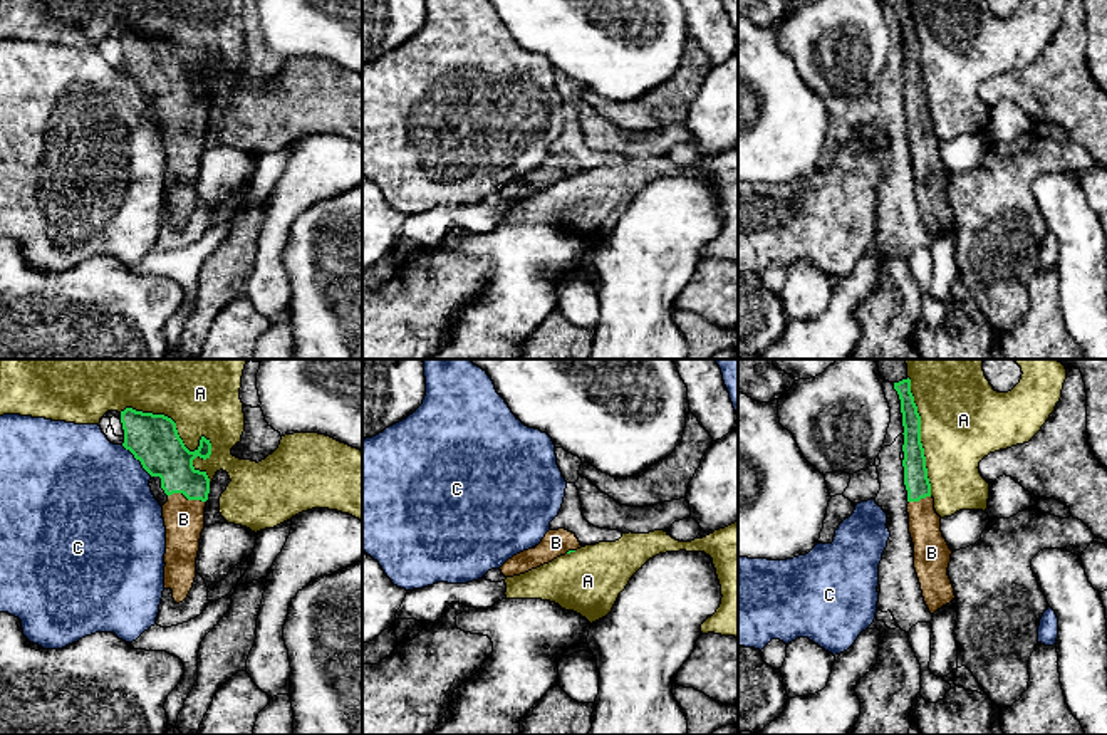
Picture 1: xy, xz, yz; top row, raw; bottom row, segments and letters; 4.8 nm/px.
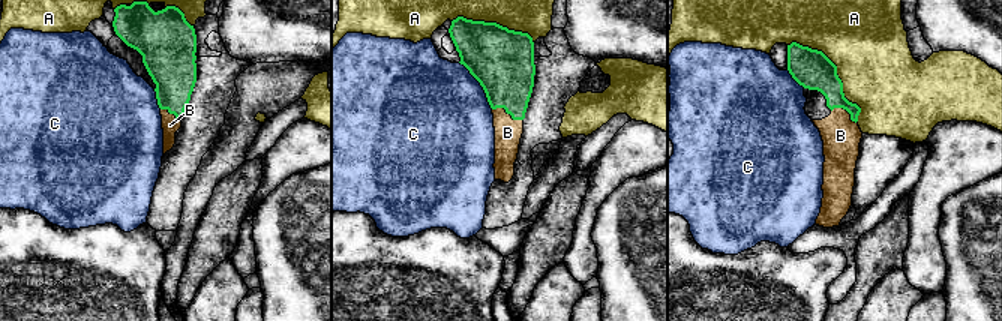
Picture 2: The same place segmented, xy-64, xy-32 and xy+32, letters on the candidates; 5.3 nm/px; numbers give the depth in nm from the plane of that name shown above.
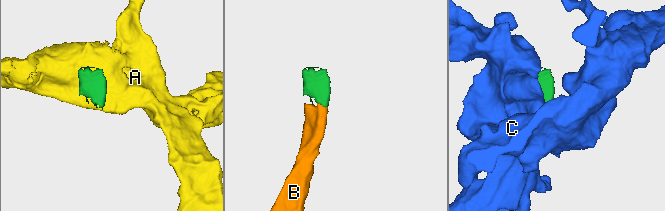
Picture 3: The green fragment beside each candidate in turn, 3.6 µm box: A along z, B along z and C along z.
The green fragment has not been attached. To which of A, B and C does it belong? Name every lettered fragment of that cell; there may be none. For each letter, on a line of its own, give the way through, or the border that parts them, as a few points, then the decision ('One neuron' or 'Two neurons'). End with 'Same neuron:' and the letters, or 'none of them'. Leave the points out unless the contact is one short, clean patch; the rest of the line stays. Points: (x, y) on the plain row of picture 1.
A: Two neurons
B: Path across: xy (161, 76), (173, 88), (187, 121), (183, 143). One neuron
C: Boundary: xy (121, 69), (151, 99). Two neurons
Same neuron: B

